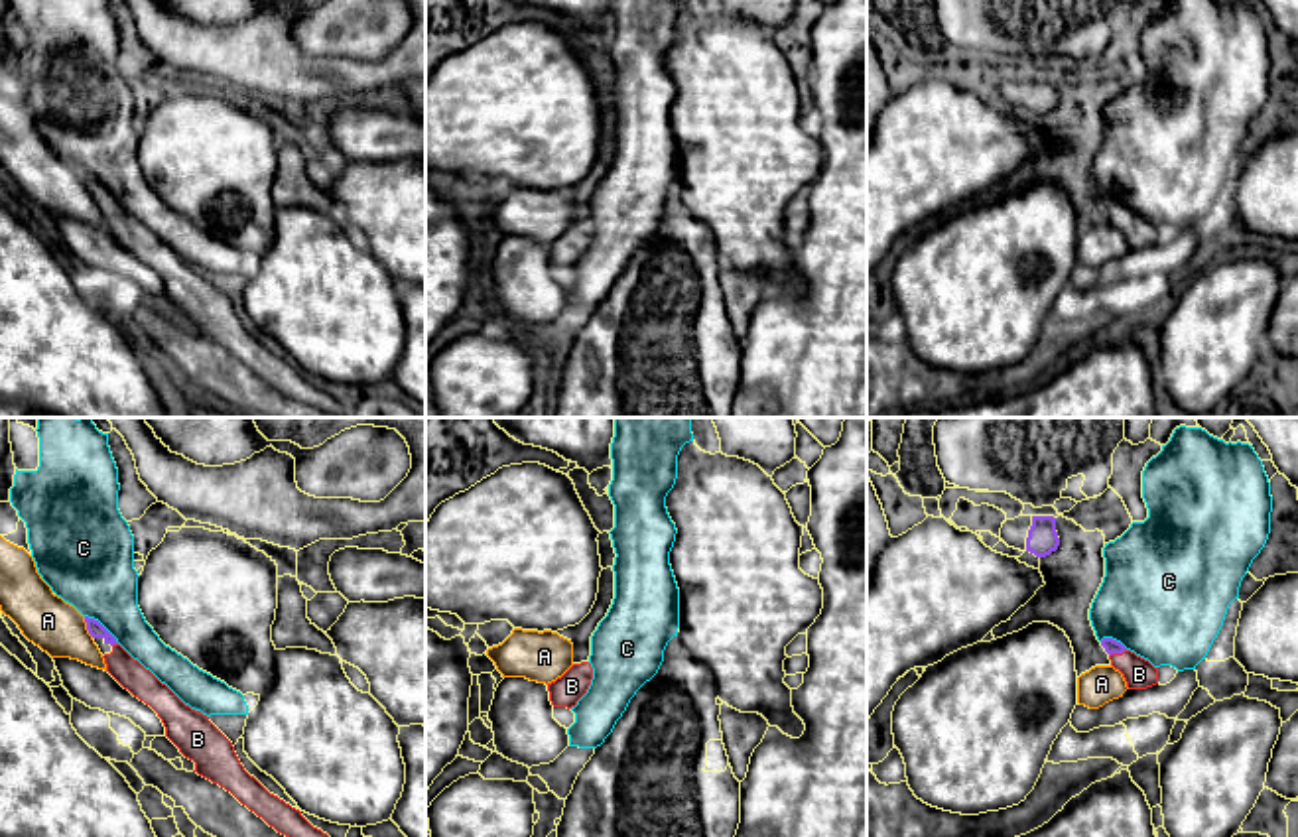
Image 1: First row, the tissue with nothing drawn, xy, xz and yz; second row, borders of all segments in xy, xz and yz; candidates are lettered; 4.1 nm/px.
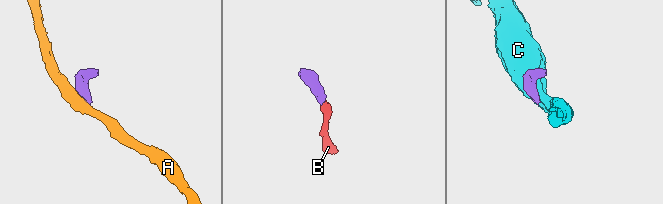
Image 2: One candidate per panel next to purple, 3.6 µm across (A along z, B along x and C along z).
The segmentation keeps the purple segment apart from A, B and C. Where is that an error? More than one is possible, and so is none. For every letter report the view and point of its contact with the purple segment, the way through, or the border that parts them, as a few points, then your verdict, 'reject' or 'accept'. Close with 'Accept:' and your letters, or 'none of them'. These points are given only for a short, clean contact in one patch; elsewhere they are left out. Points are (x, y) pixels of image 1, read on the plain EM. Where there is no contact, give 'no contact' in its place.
A: xy (87, 186) | along xy (83, 176), (85, 188), (93, 195) | reject
B: yz (1117, 211) | across yz (1111, 205), (1117, 211), (1139, 233) | accept
C: xy (103, 186) | reject
Accept: B

